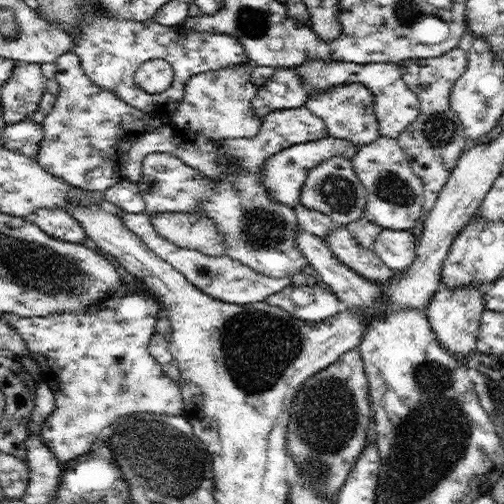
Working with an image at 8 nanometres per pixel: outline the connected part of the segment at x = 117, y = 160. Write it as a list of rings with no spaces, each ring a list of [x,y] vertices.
[[[74,46],[56,58],[55,64],[58,67],[54,77],[60,85],[60,93],[41,124],[44,137],[36,162],[72,187],[104,192],[124,180],[122,169],[128,162],[128,150],[135,140],[147,133],[154,114],[138,110],[112,92],[98,88],[86,76]]]

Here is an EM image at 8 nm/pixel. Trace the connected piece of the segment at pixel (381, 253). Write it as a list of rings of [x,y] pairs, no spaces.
[[[382,229],[372,249],[386,266],[404,271],[416,259],[417,236],[410,229]]]

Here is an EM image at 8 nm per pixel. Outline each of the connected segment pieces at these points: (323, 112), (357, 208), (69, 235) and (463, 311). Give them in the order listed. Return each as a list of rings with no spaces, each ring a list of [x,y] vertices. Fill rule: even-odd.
[[[363,84],[332,86],[331,90],[310,95],[305,105],[310,112],[322,118],[332,138],[343,138],[355,145],[366,145],[380,137],[379,124],[374,112],[374,96]]]
[[[334,155],[308,171],[299,203],[308,210],[318,210],[326,214],[339,226],[348,226],[352,222],[363,220],[366,195],[365,186],[356,176],[351,159],[344,155]]]
[[[40,207],[34,211],[31,220],[44,233],[61,241],[82,243],[87,238],[82,224],[70,215],[66,209]]]
[[[442,284],[424,312],[426,312],[431,330],[438,342],[454,354],[465,357],[476,350],[482,314],[485,312],[485,300],[480,286],[474,284],[462,289],[450,289]]]

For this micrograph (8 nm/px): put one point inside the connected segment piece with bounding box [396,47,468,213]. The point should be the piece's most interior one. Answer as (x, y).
(433, 143)

